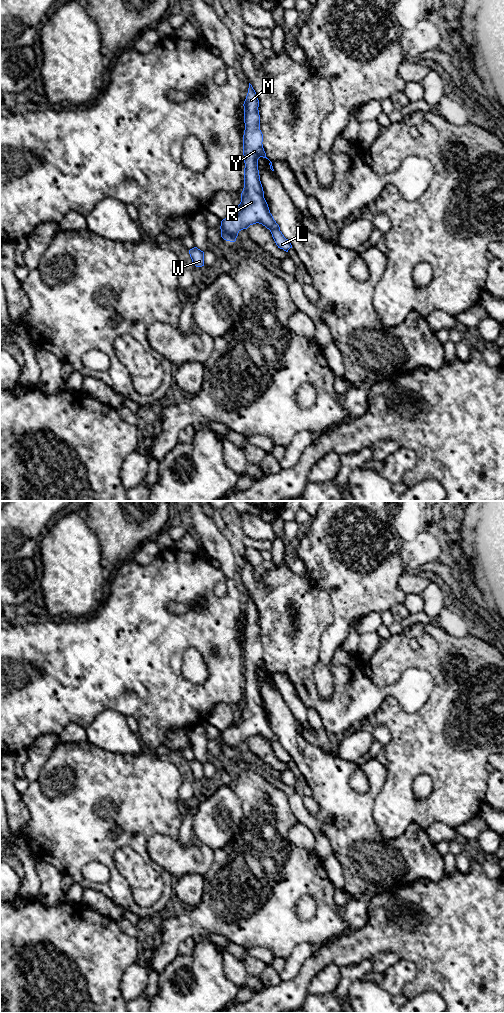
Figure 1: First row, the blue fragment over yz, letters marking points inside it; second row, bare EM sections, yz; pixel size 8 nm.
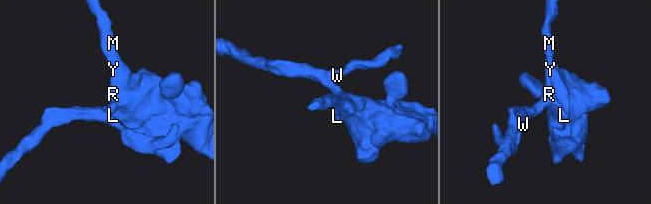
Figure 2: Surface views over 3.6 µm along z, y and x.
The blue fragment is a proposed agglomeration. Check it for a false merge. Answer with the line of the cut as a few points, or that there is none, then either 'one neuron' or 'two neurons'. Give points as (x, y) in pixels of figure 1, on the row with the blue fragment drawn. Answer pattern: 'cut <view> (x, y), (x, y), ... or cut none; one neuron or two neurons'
cut none; one neuron

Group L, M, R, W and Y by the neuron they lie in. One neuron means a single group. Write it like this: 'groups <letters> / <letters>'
groups L M R W Y

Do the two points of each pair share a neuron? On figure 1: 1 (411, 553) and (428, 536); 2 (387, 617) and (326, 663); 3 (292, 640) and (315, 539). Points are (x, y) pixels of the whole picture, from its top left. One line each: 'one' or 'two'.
1: one
2: two
3: two

